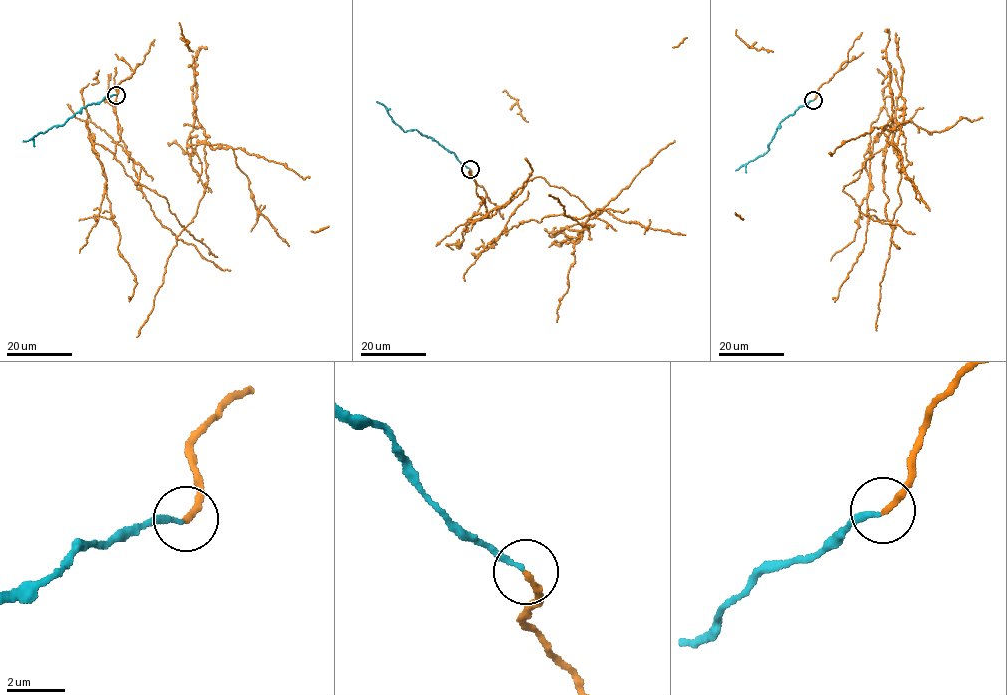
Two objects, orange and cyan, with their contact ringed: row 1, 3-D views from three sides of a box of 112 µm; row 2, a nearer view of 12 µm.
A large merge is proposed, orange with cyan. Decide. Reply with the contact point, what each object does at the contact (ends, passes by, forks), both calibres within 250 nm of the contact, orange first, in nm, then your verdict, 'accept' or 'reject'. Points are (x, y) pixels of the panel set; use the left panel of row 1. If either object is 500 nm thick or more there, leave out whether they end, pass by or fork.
at (116, 95); orange ends there; cyan ends there; 240 nm thick on the orange side, 180 nm on the other; reject

